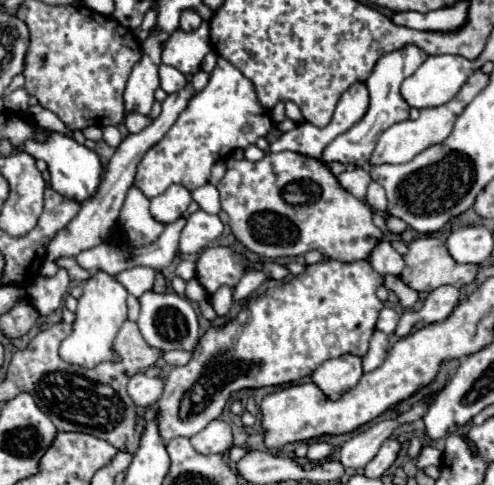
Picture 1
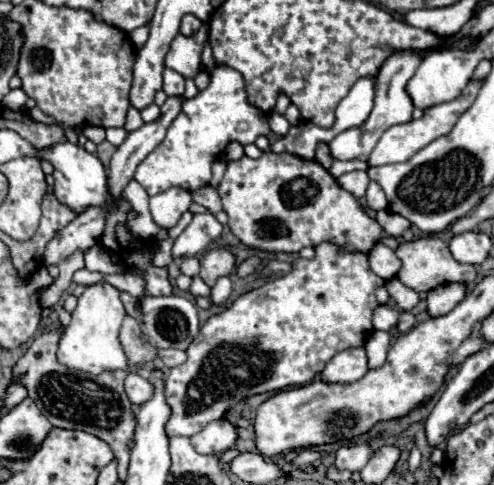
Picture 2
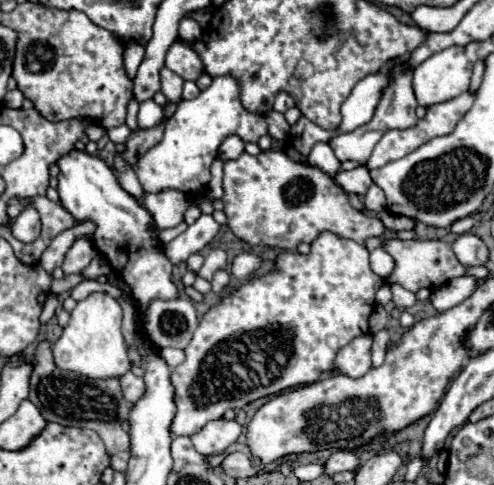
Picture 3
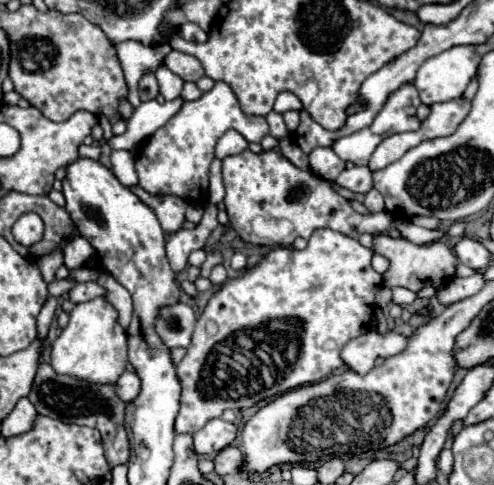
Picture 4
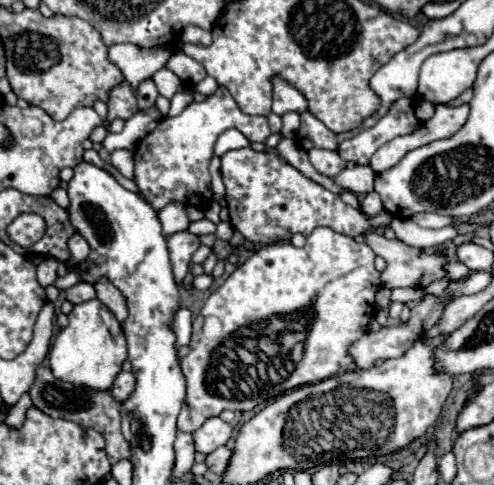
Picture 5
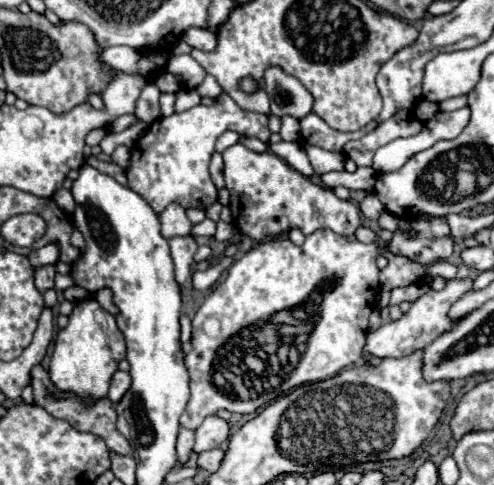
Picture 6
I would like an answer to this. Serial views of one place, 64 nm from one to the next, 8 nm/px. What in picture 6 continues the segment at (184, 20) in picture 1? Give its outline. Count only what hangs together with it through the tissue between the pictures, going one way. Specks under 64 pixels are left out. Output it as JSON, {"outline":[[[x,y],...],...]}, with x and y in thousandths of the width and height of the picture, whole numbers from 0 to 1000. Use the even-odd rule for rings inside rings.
{"outline":[[[381,58],[368,70],[368,82],[381,87],[389,99],[401,99],[413,107],[429,107],[437,99],[437,74],[417,58]]]}

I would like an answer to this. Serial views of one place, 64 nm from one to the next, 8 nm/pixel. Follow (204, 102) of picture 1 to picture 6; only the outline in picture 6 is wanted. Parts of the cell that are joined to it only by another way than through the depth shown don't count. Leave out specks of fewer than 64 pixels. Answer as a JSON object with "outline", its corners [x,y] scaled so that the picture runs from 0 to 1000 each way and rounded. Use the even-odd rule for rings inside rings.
{"outline":[[[462,194],[437,202],[433,219],[405,214],[377,231],[352,231],[348,239],[320,243],[267,305],[263,346],[255,351],[259,388],[279,396],[316,441],[332,437],[344,416],[360,416],[368,429],[417,433],[441,412],[441,392],[425,371],[421,338],[441,280],[457,268],[474,268],[494,280],[518,280],[530,293],[543,293],[547,285],[543,239],[490,227]]]}

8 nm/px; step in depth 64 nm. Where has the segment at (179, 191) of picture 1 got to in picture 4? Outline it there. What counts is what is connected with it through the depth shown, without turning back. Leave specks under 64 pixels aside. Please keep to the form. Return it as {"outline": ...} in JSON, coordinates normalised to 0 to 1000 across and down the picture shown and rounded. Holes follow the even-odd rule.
{"outline":[[[267,384],[263,388],[291,421],[300,421],[312,441],[320,445],[328,470],[336,482],[356,478],[368,470],[368,462],[377,458],[372,437],[377,437],[377,416],[360,404],[304,404],[300,396],[291,396],[283,384]]]}

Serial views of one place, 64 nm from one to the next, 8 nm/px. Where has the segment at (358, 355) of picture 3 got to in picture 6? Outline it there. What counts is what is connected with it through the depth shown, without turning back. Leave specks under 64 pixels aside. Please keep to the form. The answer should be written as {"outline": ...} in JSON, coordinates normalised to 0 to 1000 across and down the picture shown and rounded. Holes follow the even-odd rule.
{"outline":[[[915,573],[903,577],[903,590],[895,598],[866,598],[858,610],[850,610],[842,623],[834,623],[830,639],[798,664],[785,664],[777,672],[769,672],[765,680],[749,685],[741,697],[741,713],[737,713],[737,734],[765,734],[765,738],[818,738],[830,734],[842,722],[862,718],[866,709],[874,709],[887,693],[895,693],[899,685],[907,685],[911,676],[923,672],[923,664],[907,652],[911,631],[943,602],[955,598],[955,573]]]}

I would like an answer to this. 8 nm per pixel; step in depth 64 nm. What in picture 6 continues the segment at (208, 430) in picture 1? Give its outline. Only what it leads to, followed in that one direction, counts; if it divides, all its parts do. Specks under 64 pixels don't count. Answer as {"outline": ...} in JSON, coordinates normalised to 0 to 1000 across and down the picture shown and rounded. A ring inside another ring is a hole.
{"outline":[[[421,858],[401,882],[397,882],[397,907],[401,907],[401,928],[429,928],[441,924],[449,911],[457,911],[466,899],[462,870],[441,862],[441,858]],[[421,920],[421,924],[417,924]]]}

